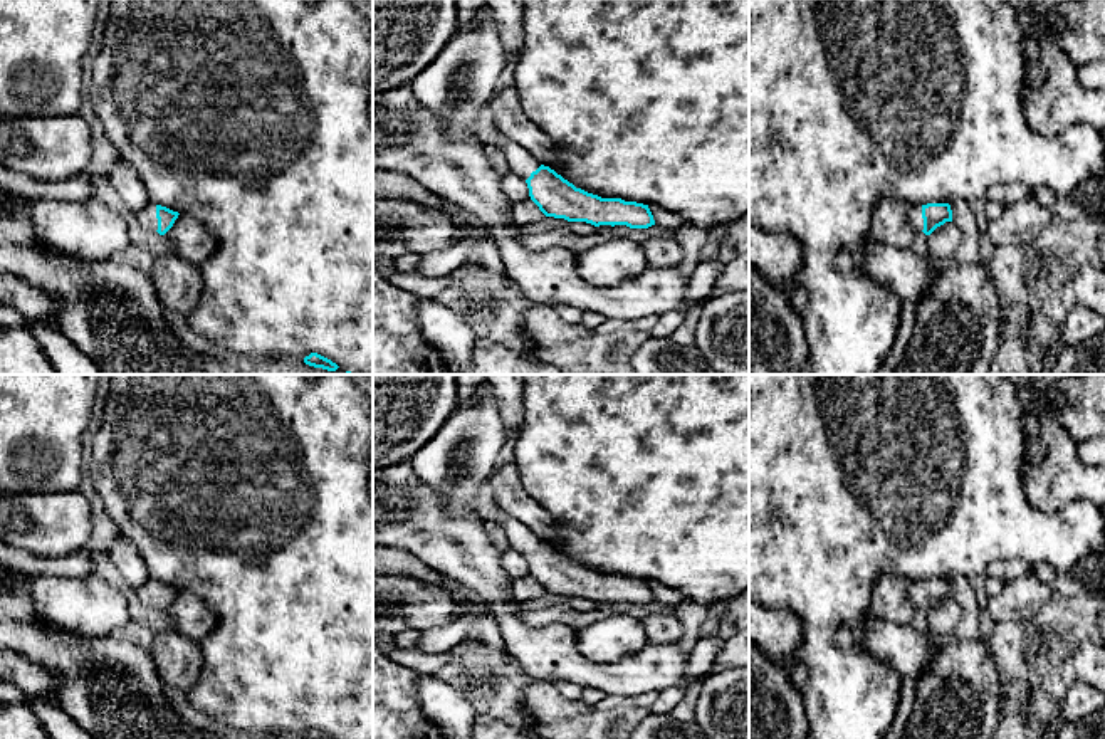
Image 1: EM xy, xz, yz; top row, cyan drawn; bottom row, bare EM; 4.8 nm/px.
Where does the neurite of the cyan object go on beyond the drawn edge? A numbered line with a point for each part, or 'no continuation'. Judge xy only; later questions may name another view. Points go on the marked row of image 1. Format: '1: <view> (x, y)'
1: xy (146, 219)

